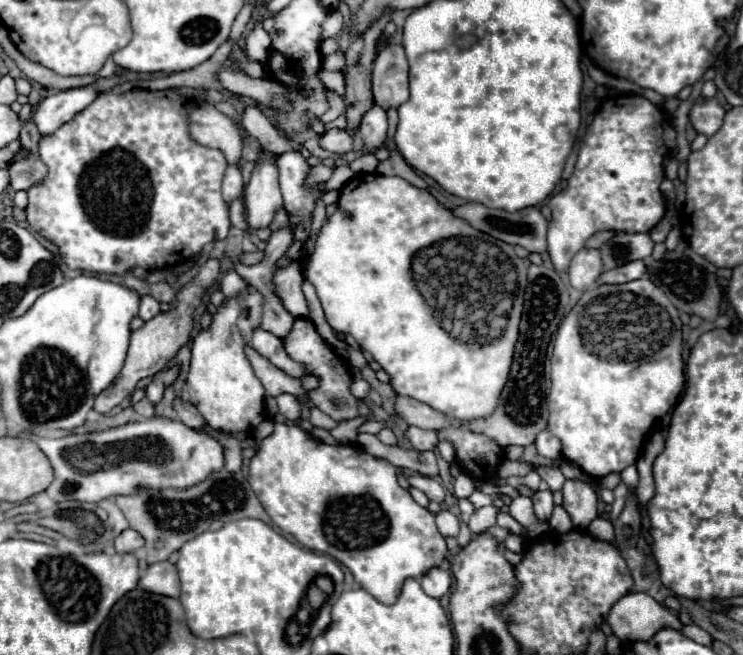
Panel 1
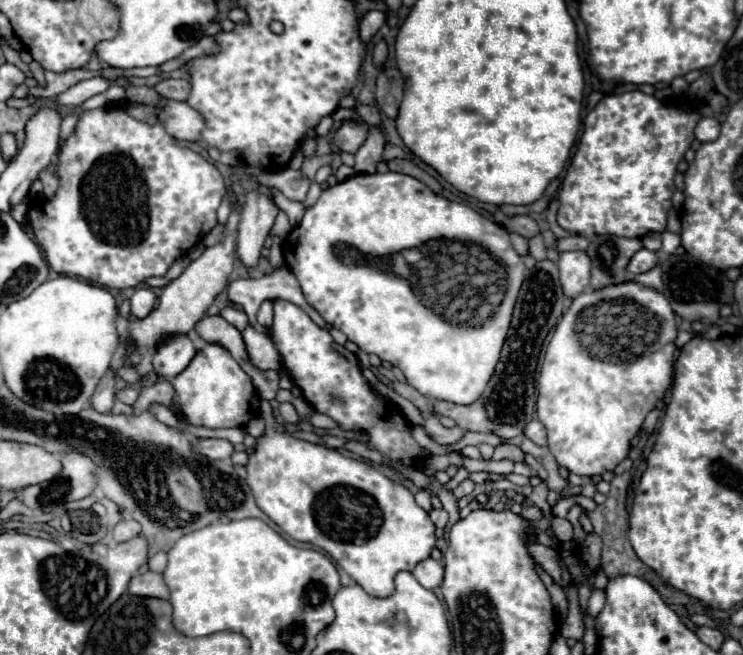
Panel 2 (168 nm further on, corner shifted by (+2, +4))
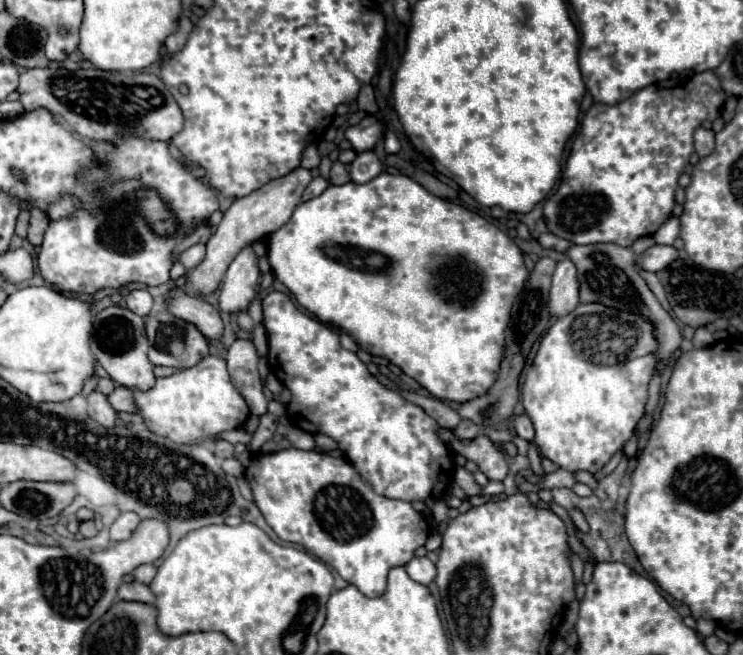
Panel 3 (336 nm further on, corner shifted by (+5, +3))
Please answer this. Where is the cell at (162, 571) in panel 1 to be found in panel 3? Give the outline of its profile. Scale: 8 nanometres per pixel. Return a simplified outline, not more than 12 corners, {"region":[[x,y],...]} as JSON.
{"region":[[133,581],[117,591],[123,601],[155,603],[149,585]]}

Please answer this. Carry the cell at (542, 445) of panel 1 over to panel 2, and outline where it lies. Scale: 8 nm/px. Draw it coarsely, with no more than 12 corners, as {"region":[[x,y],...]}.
{"region":[[532,420],[524,428],[528,436],[538,446],[546,446],[546,428]]}

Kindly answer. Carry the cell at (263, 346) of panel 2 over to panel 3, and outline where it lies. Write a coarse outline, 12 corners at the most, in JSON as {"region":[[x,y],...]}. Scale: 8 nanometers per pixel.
{"region":[[251,339],[227,349],[227,369],[253,415],[267,413]]}

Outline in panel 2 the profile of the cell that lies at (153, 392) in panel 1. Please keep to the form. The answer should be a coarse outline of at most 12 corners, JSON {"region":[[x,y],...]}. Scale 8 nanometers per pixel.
{"region":[[186,334],[166,336],[154,350],[154,370],[178,376],[196,356]]}

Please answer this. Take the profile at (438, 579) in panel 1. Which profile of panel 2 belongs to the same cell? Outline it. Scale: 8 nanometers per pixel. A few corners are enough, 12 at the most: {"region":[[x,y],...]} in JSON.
{"region":[[428,558],[412,574],[424,588],[440,586],[442,562]]}

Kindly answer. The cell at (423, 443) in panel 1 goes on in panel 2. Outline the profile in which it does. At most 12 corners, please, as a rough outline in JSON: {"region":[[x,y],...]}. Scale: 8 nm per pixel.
{"region":[[434,416],[422,428],[438,444],[454,444],[466,432],[460,426],[444,428]]}

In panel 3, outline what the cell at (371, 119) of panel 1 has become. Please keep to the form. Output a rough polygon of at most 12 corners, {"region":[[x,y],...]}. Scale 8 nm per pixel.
{"region":[[363,151],[351,163],[351,181],[369,183],[381,173],[373,151]]}

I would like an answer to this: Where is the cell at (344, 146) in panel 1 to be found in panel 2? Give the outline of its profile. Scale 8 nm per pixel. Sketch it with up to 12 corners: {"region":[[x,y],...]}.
{"region":[[346,120],[334,134],[342,152],[354,154],[368,136],[366,122]]}

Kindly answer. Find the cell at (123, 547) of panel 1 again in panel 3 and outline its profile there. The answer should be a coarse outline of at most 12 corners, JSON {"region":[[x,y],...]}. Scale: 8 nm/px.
{"region":[[121,513],[111,525],[111,541],[125,541],[139,525],[137,513]]}

